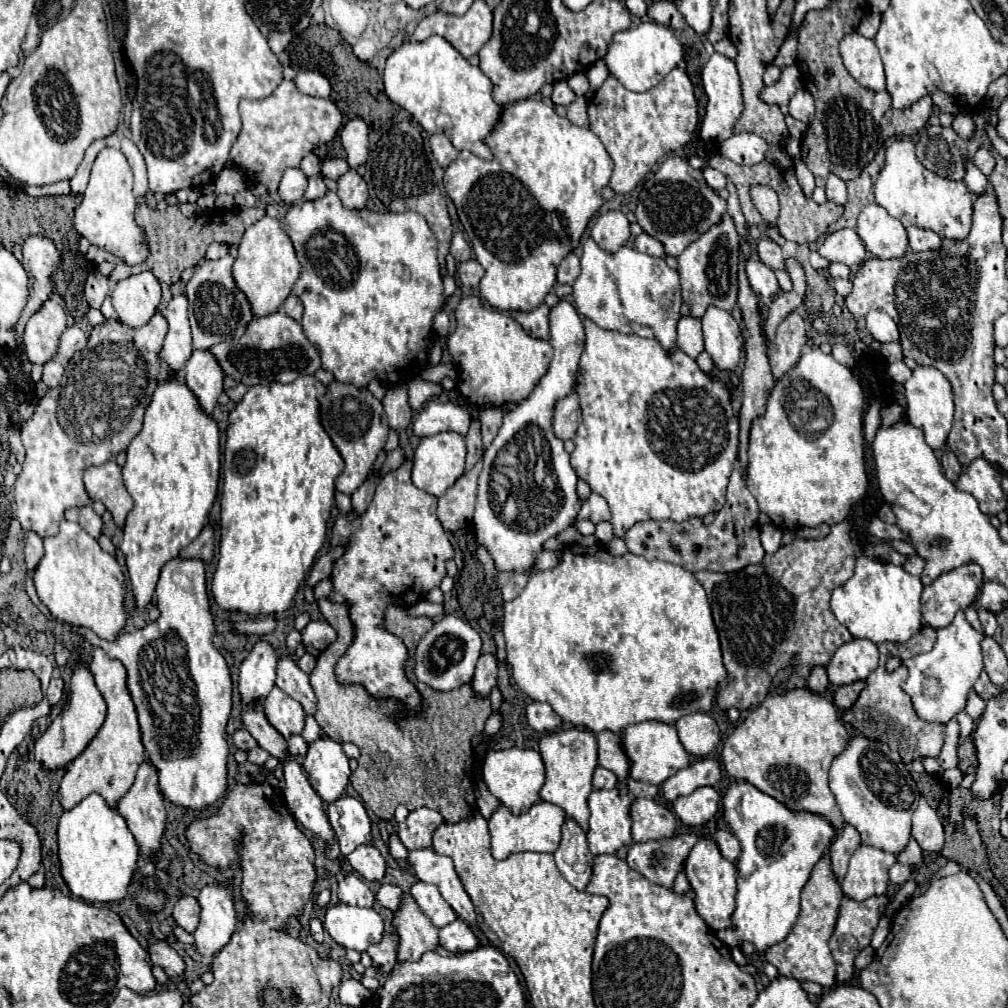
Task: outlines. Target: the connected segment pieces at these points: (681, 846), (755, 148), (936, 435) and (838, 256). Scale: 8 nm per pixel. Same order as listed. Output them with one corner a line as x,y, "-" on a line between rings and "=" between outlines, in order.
687,833
673,835
669,839
635,843
629,847
627,865
651,883
671,889
697,839
701,839
701,835
=
753,133
731,135
721,145
721,155
731,159
737,165
757,165
765,159
767,143
=
917,365
913,369
913,375
905,381
905,399
907,399
907,417
909,417
911,425
923,431
925,443
931,449
935,449
935,451
941,449
949,431
951,431
953,411
955,411
953,389
951,389
949,379
941,371
937,371
935,367
=
839,229
819,245
817,253
825,257
829,263
843,263
851,271
855,271
867,257
867,251
855,229

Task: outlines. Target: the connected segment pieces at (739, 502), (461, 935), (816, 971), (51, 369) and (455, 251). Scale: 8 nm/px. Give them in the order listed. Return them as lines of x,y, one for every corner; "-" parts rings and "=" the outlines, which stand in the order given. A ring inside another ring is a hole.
737,465
733,469
731,479
729,479
725,507
717,513
713,523
705,525
699,517
681,521
681,523
671,521
671,519
665,519
665,521
649,519
643,523
635,523
625,533
625,545
635,555
643,555
647,559
669,561
669,563
675,563
679,567
685,567
689,573
697,573
703,569
717,571
717,573
739,571
747,565
761,563
761,559
765,555
761,541
759,541
757,517
759,517
757,501
749,493
745,479
741,475
741,467
=
455,919
439,929
439,945
449,953
465,953
473,951
479,945
479,939
465,921
=
827,849
823,857
819,859
819,863
813,867
811,877
801,891
801,913
799,913
795,927
791,929
785,941
767,949
765,959
773,963
779,969
779,973
785,977
791,977
797,981
813,981
813,983
819,983
821,987
833,987
835,985
835,961
833,961
827,941
833,933
841,899
843,899
843,891
841,891
837,877
831,871
829,849
=
49,361
43,365
43,383
47,387
57,387
63,377
63,365
59,361
=
455,233
455,235
453,235
453,241
451,241
451,255
455,257
457,263
471,259
471,245
467,243
467,239
465,239
463,233

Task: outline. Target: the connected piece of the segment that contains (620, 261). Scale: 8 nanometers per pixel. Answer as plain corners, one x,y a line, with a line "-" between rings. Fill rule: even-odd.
589,237
583,243
581,275
573,283
575,307
603,329
657,339
665,353
677,347
677,321
681,319
681,285
679,273
669,269
665,259
639,253
625,245
617,253
597,247

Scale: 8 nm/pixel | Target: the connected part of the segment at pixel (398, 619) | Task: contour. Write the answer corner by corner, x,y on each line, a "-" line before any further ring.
389,605
383,615
383,627
397,635
409,653
415,651
417,641
431,629
431,625
433,621
429,617
409,617
401,607
395,605

